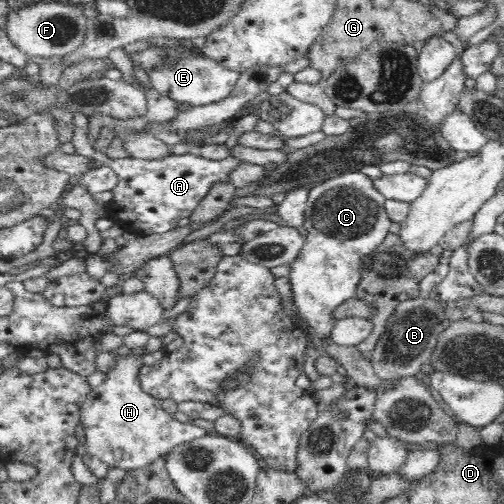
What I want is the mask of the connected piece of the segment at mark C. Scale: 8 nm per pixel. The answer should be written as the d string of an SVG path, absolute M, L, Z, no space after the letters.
M360 172L343 173L316 184L310 189L306 208L304 229L308 231L304 247L299 256L290 264L287 276L290 283L292 300L297 307L298 316L323 338L330 338L331 329L337 322L332 312L348 299L356 297L357 288L362 280L362 268L368 258L378 252L378 246L386 242L390 234L392 220L385 210L384 196L374 188L373 180Z

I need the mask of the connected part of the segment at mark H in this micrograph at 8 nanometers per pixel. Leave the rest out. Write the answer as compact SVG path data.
M126 345L117 349L117 353L115 368L107 373L104 383L90 391L81 406L88 455L105 462L109 468L139 469L166 458L175 446L209 434L197 425L174 419L162 408L162 400L142 390L138 383L138 370L142 368L140 355L133 354Z

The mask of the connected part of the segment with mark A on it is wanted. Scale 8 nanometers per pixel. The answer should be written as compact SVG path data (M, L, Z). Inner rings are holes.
M70 112L74 119L75 150L78 154L112 168L117 174L119 182L112 192L112 202L104 205L112 222L118 224L125 232L137 236L152 236L152 234L166 234L176 230L176 224L183 218L190 218L200 206L202 200L208 198L208 193L216 184L230 184L232 172L236 172L242 165L247 165L237 156L230 155L224 160L208 160L196 153L172 155L156 160L124 158L112 159L105 150L96 150L88 143L88 119L83 112Z

